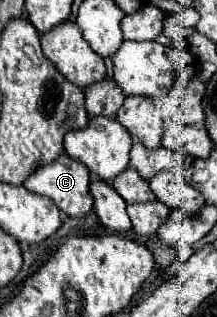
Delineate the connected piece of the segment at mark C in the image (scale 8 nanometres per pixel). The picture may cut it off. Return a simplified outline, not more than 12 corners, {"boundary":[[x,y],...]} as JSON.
{"boundary":[[62,153],[24,187],[66,215],[86,215],[90,173]]}

